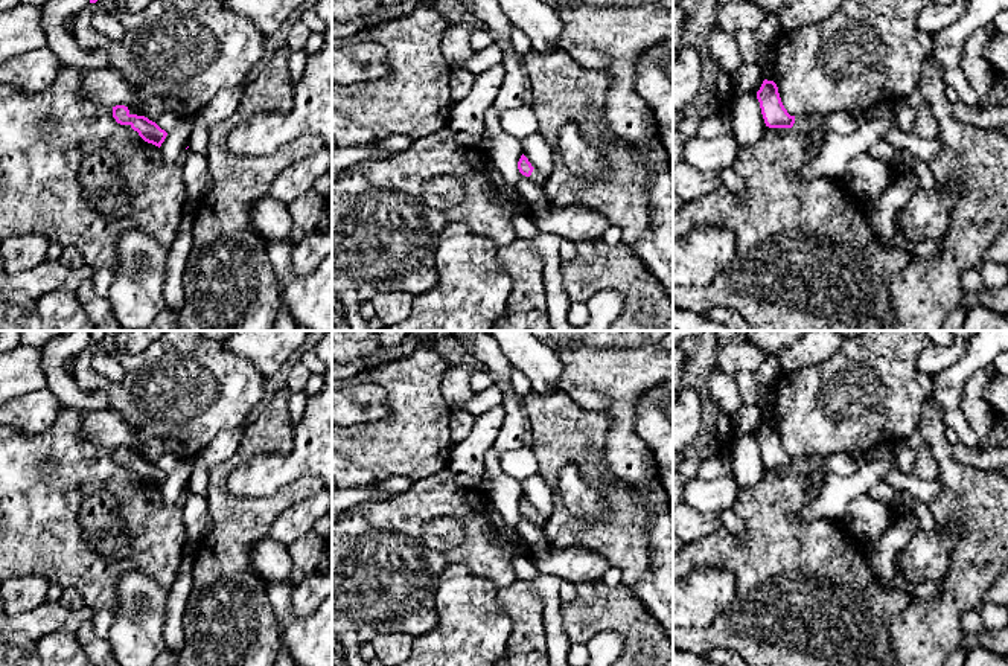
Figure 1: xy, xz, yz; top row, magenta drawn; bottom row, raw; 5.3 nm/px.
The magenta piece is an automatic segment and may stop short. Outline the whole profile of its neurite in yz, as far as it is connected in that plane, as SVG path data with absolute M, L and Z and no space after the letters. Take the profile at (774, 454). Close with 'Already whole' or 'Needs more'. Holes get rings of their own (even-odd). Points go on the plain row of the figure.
M764 421L760 431L757 433L761 456L766 468L769 469L792 469L795 457L790 457L784 450L778 428L774 422Z. Already whole

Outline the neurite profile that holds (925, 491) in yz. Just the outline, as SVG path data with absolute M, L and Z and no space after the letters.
M897 468L888 471L883 482L892 486L897 495L912 495L915 500L927 506L943 492L939 479L929 482L912 474L906 475Z

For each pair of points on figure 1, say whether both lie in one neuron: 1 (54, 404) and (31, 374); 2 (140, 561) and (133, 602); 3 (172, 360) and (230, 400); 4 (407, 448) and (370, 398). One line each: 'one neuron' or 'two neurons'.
1: two neurons
2: two neurons
3: one neuron
4: two neurons

